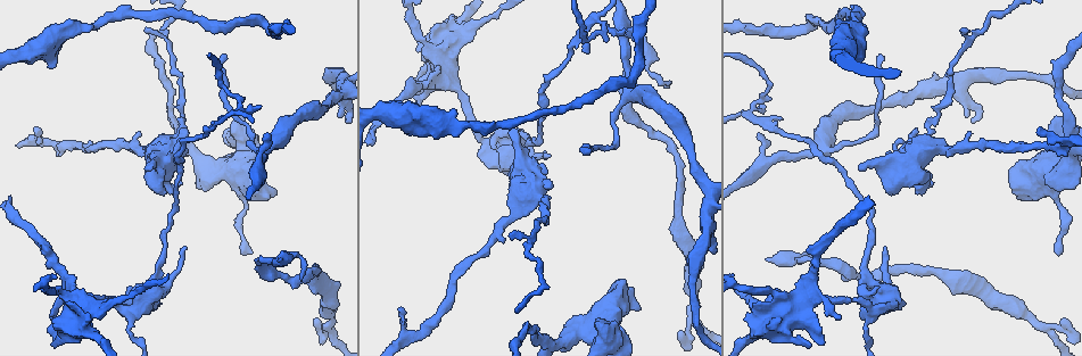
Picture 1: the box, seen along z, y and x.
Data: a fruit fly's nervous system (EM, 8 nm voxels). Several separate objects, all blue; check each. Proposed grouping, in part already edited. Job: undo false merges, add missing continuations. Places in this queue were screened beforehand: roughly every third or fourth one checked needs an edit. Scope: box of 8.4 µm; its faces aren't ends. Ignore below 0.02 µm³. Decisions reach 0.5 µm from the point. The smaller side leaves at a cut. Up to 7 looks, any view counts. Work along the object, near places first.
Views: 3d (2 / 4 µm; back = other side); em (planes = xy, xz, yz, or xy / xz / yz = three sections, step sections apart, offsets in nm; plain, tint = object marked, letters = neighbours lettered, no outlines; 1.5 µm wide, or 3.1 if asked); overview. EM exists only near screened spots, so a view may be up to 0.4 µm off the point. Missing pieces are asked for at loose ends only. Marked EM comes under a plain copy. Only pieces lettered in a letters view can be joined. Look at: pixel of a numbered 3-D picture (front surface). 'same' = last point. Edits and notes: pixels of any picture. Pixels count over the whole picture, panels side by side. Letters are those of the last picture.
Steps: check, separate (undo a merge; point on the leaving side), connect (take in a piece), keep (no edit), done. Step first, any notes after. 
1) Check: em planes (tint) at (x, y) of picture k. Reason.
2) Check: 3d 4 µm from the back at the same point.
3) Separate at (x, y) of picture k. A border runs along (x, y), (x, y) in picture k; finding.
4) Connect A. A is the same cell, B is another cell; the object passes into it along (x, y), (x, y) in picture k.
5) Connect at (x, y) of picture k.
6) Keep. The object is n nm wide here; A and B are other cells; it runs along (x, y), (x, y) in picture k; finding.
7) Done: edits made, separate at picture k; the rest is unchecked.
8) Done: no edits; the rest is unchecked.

Check: 3d 4 µm at (915, 129) of picture 1.

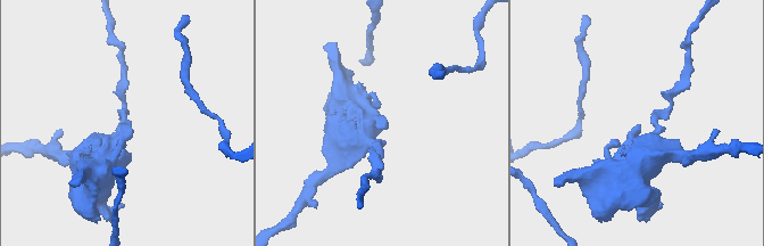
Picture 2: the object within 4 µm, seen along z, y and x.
Check: em 3.1 µm yz step 8 (letters) at (384, 126) of picture 2. Shape alone is not enough.

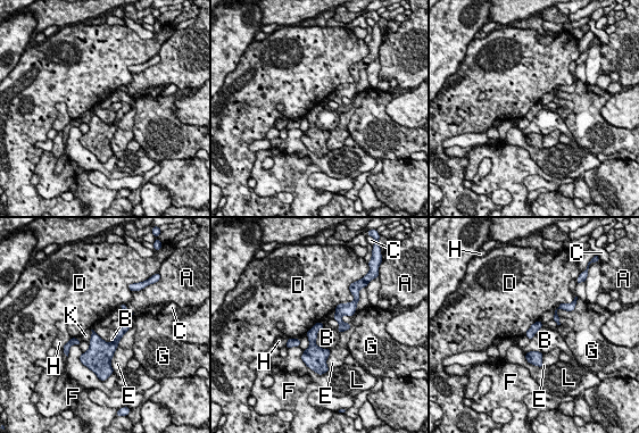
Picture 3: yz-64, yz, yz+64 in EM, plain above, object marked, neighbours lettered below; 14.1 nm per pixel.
Check: em 3.1 µm xz step 8 (letters) at the same point. Cut it another way.

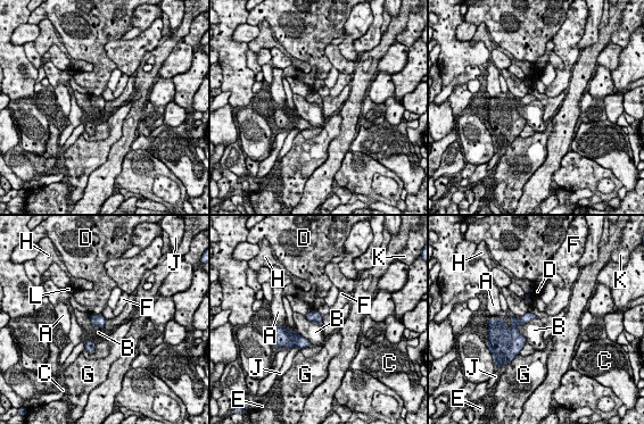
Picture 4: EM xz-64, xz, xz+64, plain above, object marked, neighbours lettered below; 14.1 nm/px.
Keep. A, B, C, D, E, F, G, H, J, K and L are other cells; a border runs along (537, 317), (526, 324) in picture 4; no lettered piece goes on from it.

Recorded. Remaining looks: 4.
Check: 3d 2 µm at (269, 133) of picture 1. An open end.

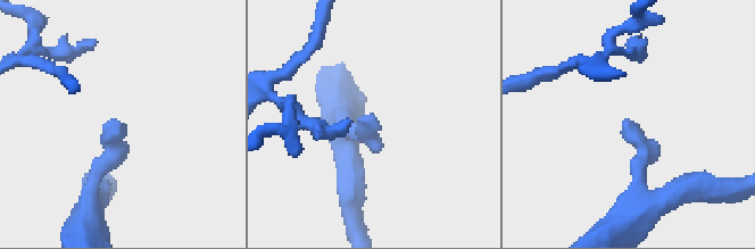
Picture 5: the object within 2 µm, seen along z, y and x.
Check: em xy step 8 (letters) at (376, 119) of picture 5.

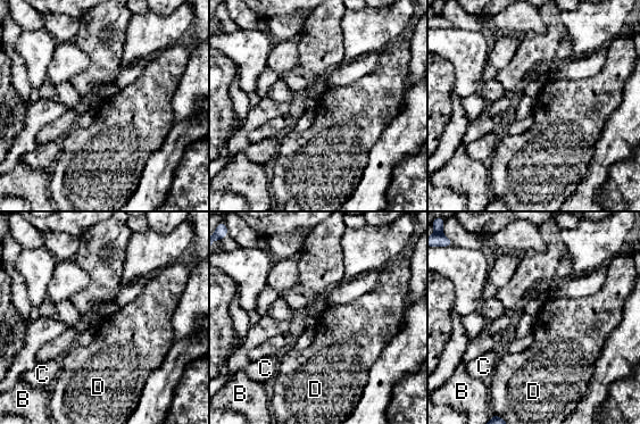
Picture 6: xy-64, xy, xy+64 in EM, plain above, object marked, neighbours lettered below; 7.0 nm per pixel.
Check: em planes (letters) at the same point.

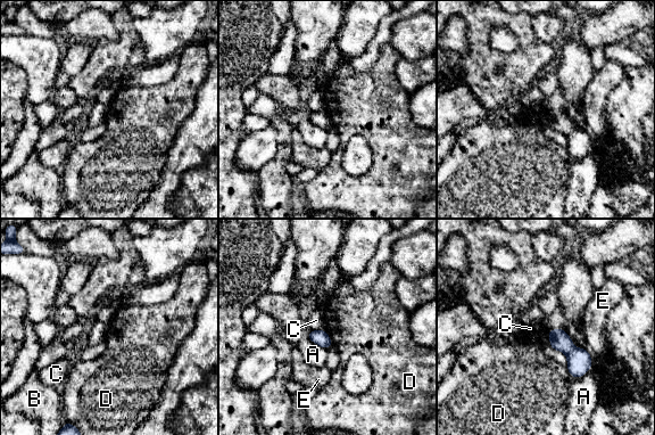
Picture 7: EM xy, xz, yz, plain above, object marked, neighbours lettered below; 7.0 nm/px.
Keep. A, B, C, D and E are other cells; a border runs along (565, 364), (569, 372), (577, 378) in picture 7; none of them fits.

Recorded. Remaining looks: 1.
Done: no edits; the rest is unchecked.

